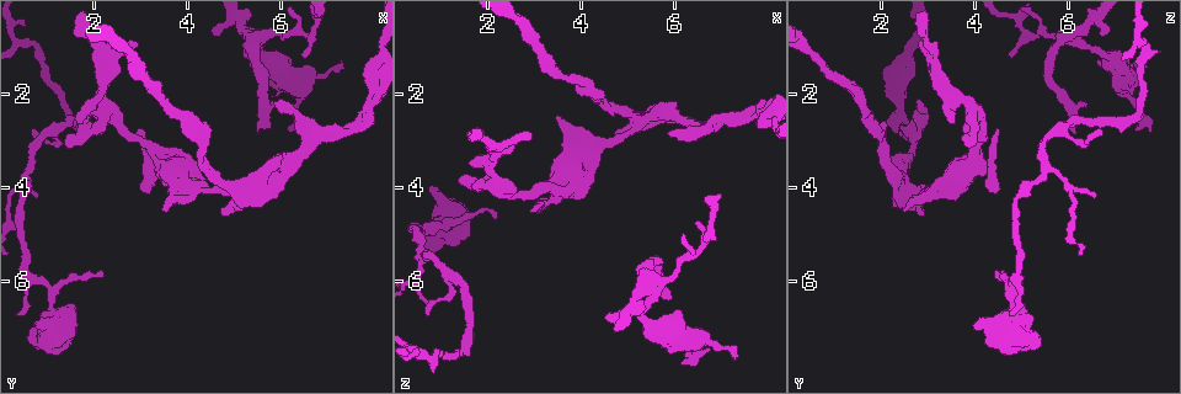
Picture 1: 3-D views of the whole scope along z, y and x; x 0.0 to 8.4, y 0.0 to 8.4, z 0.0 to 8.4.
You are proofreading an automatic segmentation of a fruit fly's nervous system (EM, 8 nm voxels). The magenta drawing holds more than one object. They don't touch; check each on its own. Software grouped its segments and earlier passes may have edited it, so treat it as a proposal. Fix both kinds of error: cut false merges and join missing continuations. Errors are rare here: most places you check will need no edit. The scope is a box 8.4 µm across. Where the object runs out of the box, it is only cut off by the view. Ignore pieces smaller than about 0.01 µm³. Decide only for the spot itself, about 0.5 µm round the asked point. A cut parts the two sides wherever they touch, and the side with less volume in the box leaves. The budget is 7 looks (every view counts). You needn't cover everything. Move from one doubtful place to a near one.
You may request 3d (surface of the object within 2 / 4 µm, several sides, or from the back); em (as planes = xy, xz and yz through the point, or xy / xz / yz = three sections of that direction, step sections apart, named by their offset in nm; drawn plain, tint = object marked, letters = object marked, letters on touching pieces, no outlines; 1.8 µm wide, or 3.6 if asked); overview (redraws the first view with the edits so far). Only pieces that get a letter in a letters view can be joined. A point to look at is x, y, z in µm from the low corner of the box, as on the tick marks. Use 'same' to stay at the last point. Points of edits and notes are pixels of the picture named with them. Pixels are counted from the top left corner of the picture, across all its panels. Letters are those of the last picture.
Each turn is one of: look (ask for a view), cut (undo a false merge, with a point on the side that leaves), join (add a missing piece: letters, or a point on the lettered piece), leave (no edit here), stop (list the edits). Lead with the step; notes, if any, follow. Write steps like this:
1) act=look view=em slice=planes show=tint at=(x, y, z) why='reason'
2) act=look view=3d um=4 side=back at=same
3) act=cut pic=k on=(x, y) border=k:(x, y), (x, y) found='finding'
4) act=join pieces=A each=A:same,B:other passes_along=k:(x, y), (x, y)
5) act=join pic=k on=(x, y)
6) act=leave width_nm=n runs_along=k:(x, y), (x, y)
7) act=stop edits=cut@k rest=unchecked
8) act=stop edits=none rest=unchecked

act=look view=em slice=planes show=letters at=(7.30, 1.30, 7.70) why='an open end'

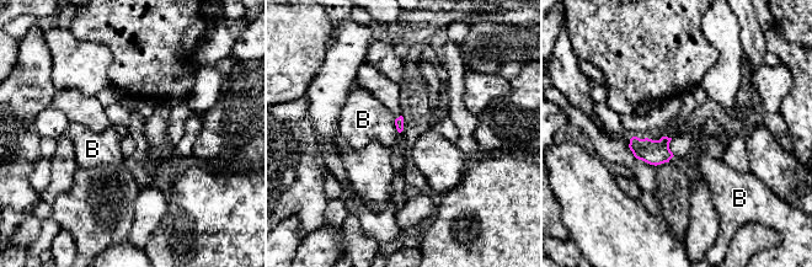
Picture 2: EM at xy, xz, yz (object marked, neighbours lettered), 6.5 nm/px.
act=leave each=B:other border=2:(394, 119), (398, 131) found='no lettered piece goes on from it'

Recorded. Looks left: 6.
act=look view=3d um=4 at=(5.50, 2.85, 6.10) why='an open end'

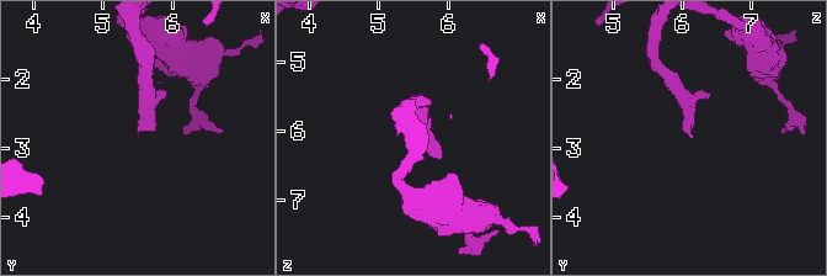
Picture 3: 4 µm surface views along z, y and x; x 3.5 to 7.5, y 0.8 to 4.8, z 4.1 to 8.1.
act=look view=em um=3.6 slice=planes show=tint at=same

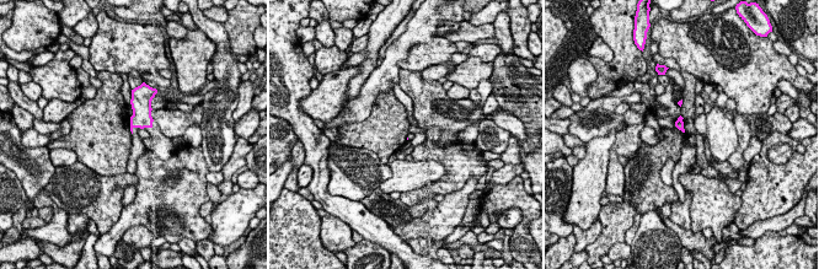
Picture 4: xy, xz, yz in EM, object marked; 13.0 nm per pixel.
act=look view=em um=3.6 slice=planes show=letters at=same why='what lies round it'

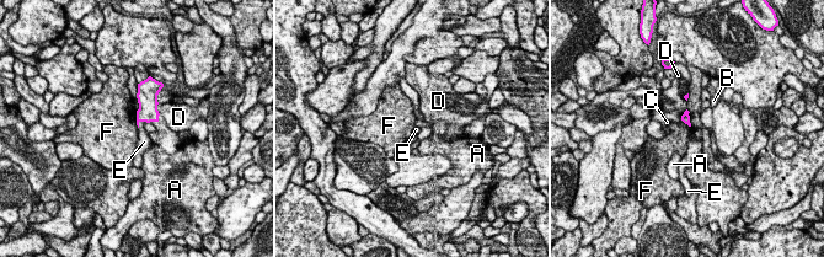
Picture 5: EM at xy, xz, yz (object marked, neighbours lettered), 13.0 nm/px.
act=join pieces=E longest_contact=F:220nm each=A:other,B:other,C:other,D:other,E:same,F:other found='it goes on there'

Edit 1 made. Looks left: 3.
act=stop edits=join@5 rest=unchecked

